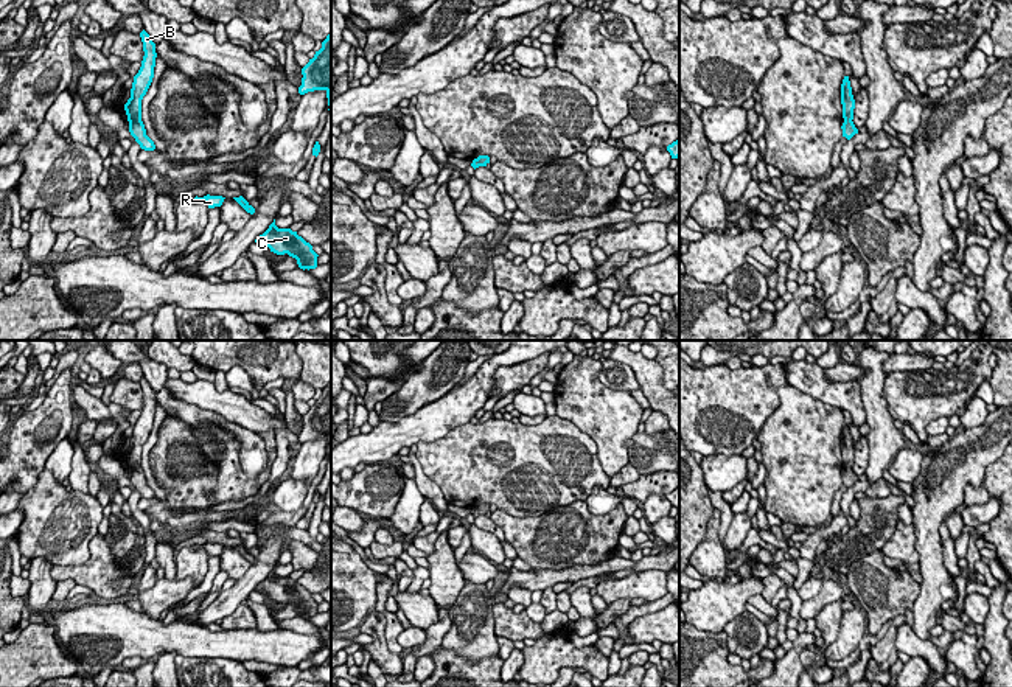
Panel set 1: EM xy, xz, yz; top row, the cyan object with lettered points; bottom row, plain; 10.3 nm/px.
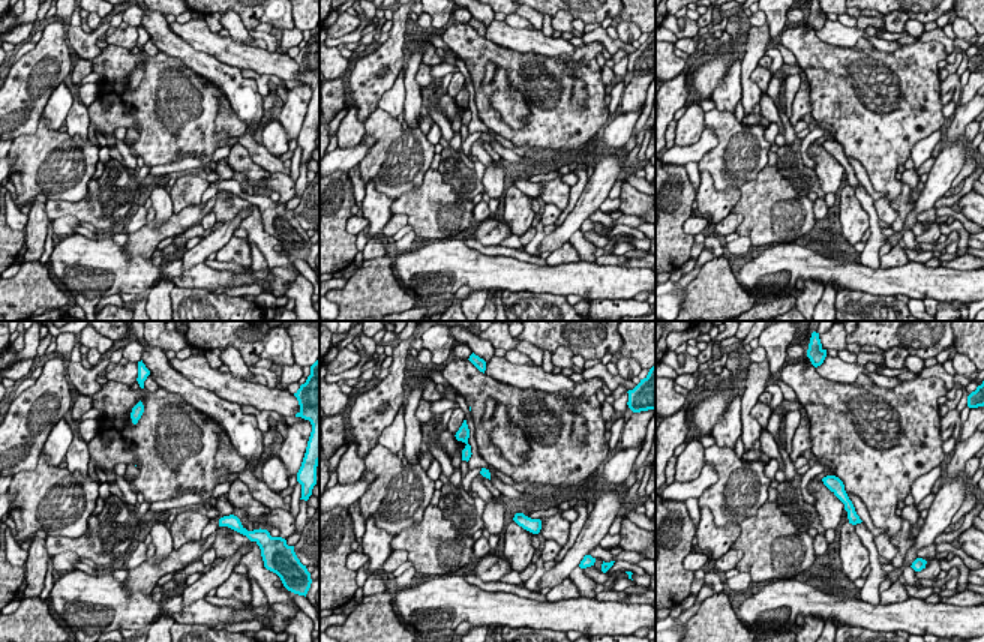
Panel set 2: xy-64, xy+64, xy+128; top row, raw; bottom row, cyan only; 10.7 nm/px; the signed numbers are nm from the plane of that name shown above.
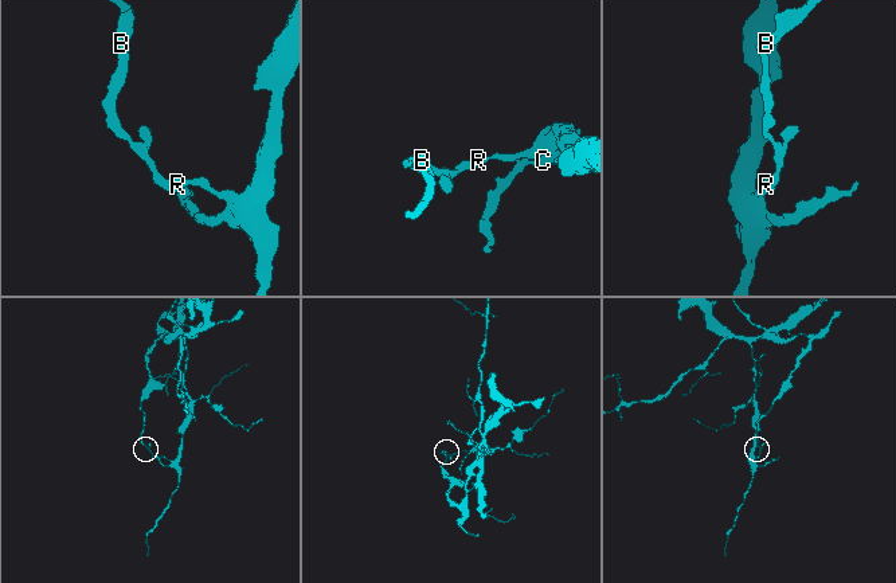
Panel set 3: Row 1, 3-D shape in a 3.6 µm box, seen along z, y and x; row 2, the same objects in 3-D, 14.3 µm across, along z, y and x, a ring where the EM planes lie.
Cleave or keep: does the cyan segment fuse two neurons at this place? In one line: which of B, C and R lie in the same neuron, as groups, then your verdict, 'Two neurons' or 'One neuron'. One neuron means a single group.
Groups: B / C R. Two neurons

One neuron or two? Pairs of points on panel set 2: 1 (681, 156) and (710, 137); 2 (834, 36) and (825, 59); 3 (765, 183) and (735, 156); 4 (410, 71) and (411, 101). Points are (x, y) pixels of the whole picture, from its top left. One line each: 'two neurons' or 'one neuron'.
1: one neuron
2: two neurons
3: two neurons
4: one neuron

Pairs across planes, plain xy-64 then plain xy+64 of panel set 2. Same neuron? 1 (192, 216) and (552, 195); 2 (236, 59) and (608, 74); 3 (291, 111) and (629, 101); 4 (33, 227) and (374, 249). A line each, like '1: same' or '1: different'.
1: different
2: different
3: same
4: different

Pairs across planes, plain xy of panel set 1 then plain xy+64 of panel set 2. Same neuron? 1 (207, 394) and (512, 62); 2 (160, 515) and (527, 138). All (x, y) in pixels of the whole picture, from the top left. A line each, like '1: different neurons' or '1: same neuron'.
1: different neurons
2: different neurons

